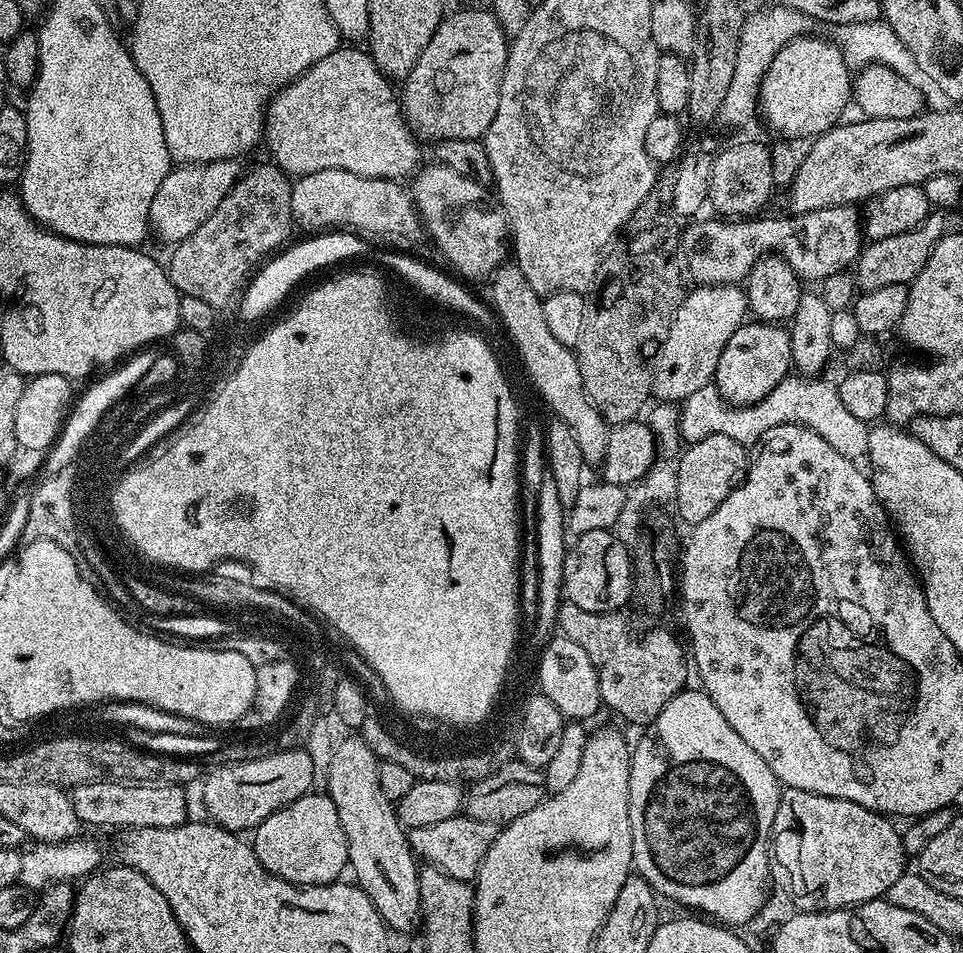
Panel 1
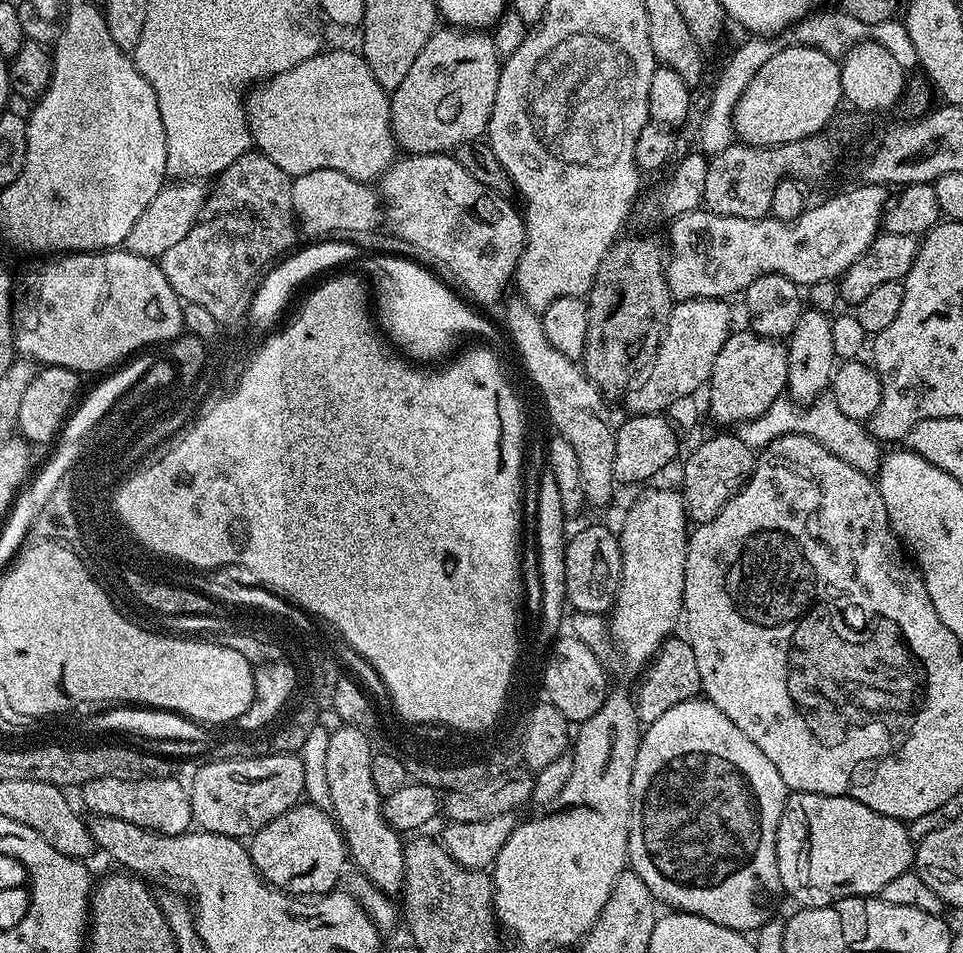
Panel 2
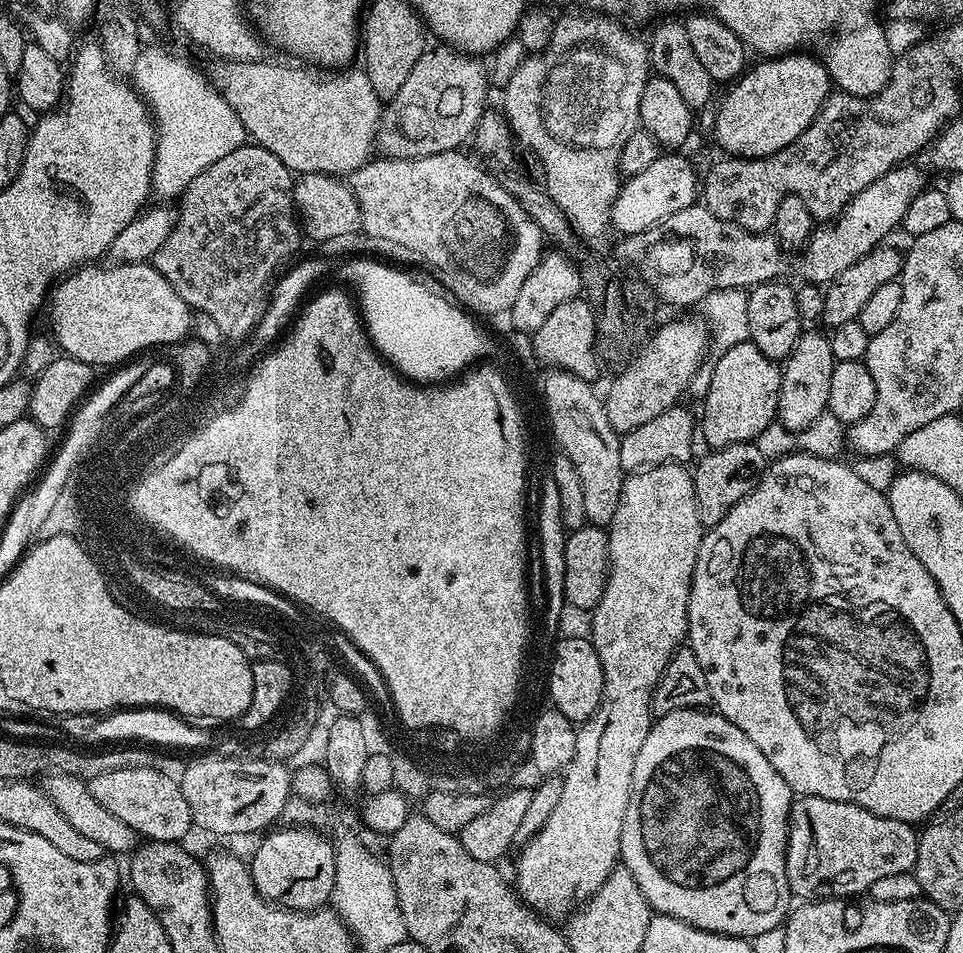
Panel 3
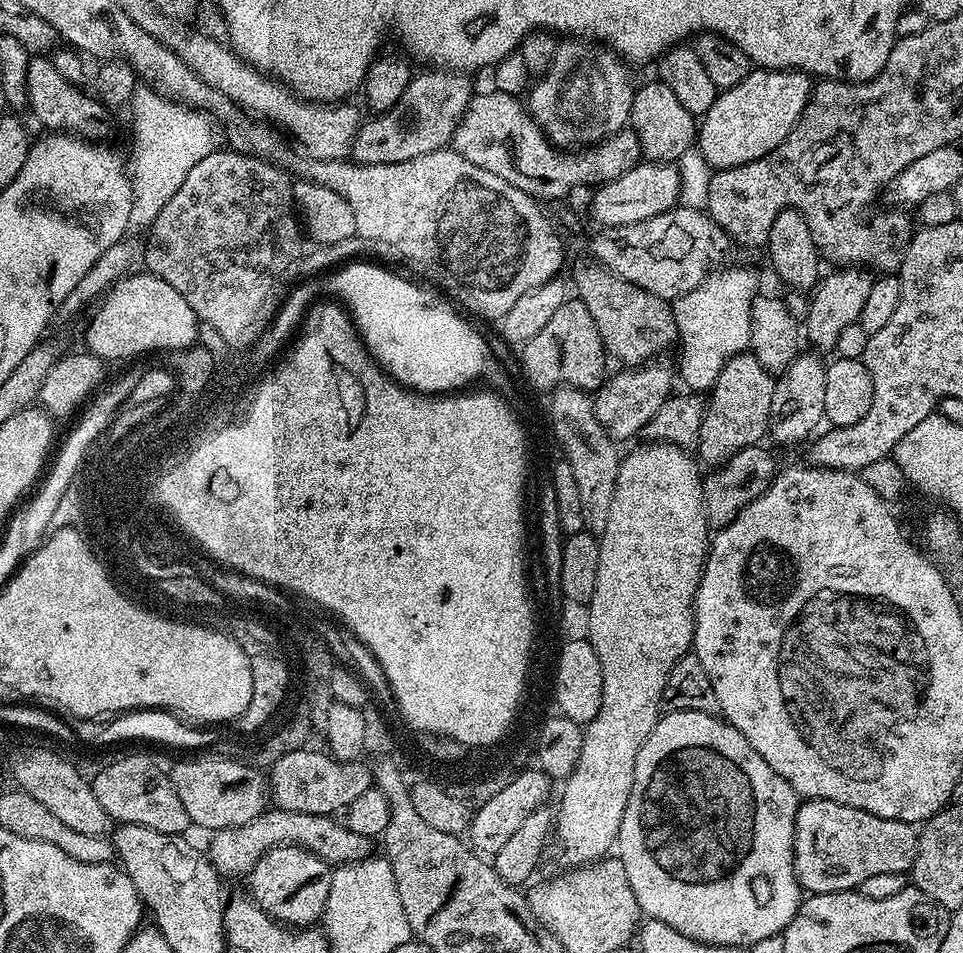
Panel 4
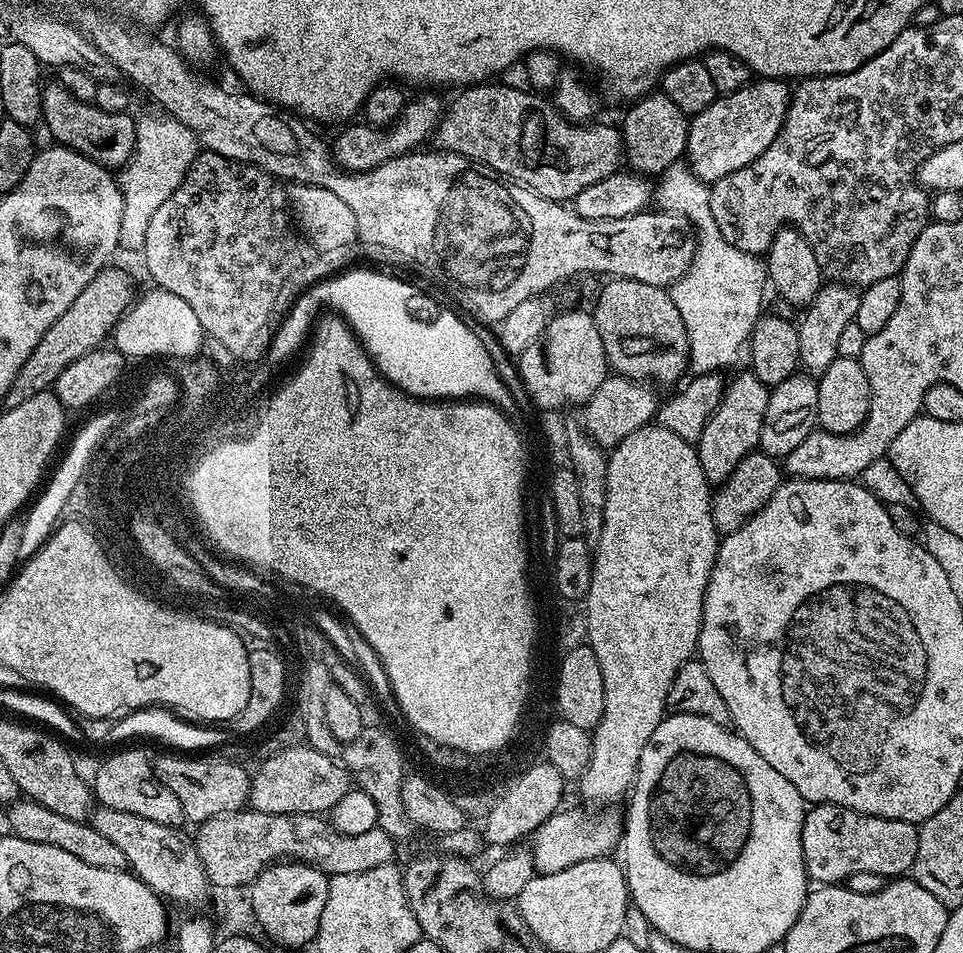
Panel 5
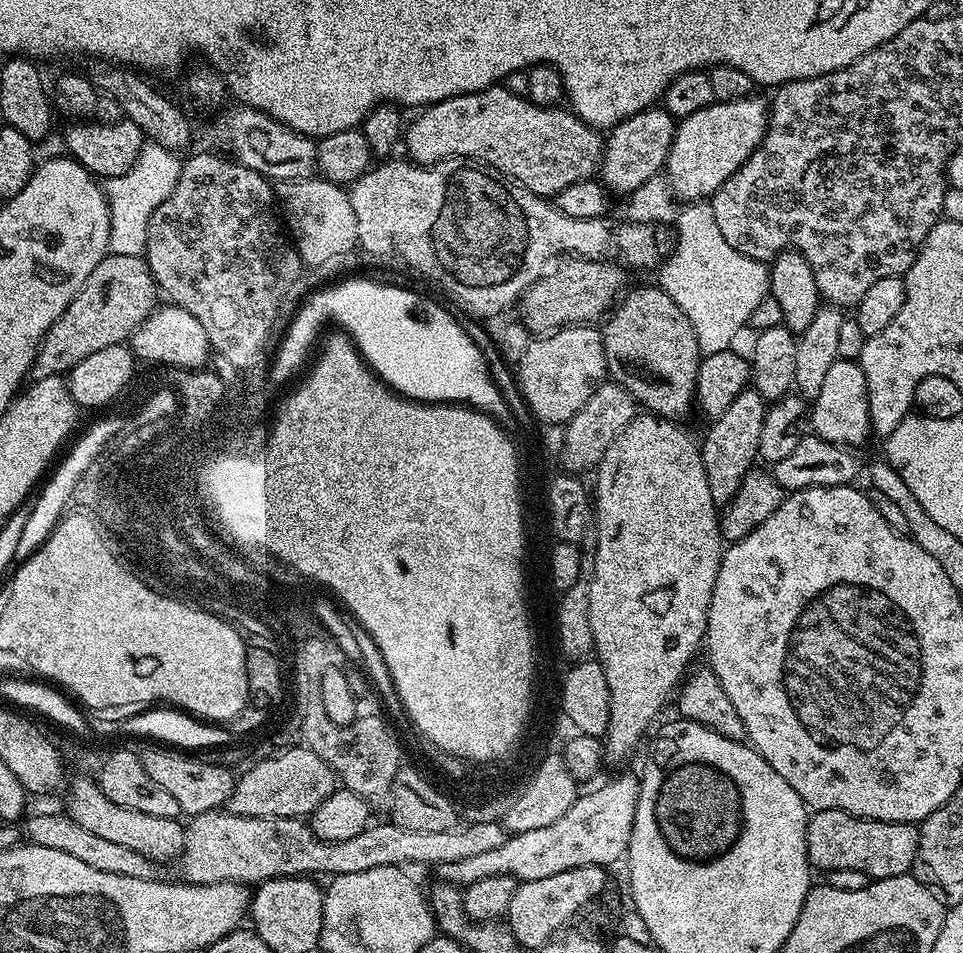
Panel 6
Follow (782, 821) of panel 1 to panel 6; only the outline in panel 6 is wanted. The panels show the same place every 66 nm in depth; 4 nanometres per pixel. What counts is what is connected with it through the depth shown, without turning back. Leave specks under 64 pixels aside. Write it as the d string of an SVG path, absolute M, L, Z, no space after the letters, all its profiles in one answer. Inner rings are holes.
M842 810L813 811L808 817L808 863L813 869L821 868L824 874L834 870L858 870L872 880L902 876L912 871L912 863L918 854L919 837L920 830L915 824L867 820Z

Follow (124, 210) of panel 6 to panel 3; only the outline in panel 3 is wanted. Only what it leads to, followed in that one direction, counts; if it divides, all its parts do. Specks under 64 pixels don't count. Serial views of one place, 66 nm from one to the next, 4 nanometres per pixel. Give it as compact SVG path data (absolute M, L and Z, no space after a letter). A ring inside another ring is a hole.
M145 47L138 54L130 80L143 96L156 125L152 192L164 199L161 201L175 201L206 166L214 166L218 158L246 142L238 114L230 110L226 98L212 87L209 77L205 73L203 76L186 57L171 56L164 48Z

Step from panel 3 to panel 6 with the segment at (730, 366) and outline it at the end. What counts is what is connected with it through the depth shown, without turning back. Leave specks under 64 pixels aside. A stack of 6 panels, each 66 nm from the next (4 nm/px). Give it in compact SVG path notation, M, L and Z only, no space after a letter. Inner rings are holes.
M745 390L730 402L730 407L711 421L712 429L704 436L704 444L699 445L702 466L706 470L706 482L710 482L710 498L717 506L731 502L742 478L757 463L762 438L762 422L766 402L755 390Z

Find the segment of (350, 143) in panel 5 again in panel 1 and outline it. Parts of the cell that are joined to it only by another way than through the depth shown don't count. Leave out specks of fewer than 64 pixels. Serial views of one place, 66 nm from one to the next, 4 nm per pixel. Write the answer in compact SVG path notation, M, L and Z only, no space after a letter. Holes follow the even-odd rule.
M464 8L461 12L449 11L441 20L434 38L426 42L426 50L414 62L410 74L402 81L400 107L404 122L421 141L479 140L487 132L494 114L498 114L498 94L502 90L502 74L508 61L510 38L502 30L495 14L480 8Z

